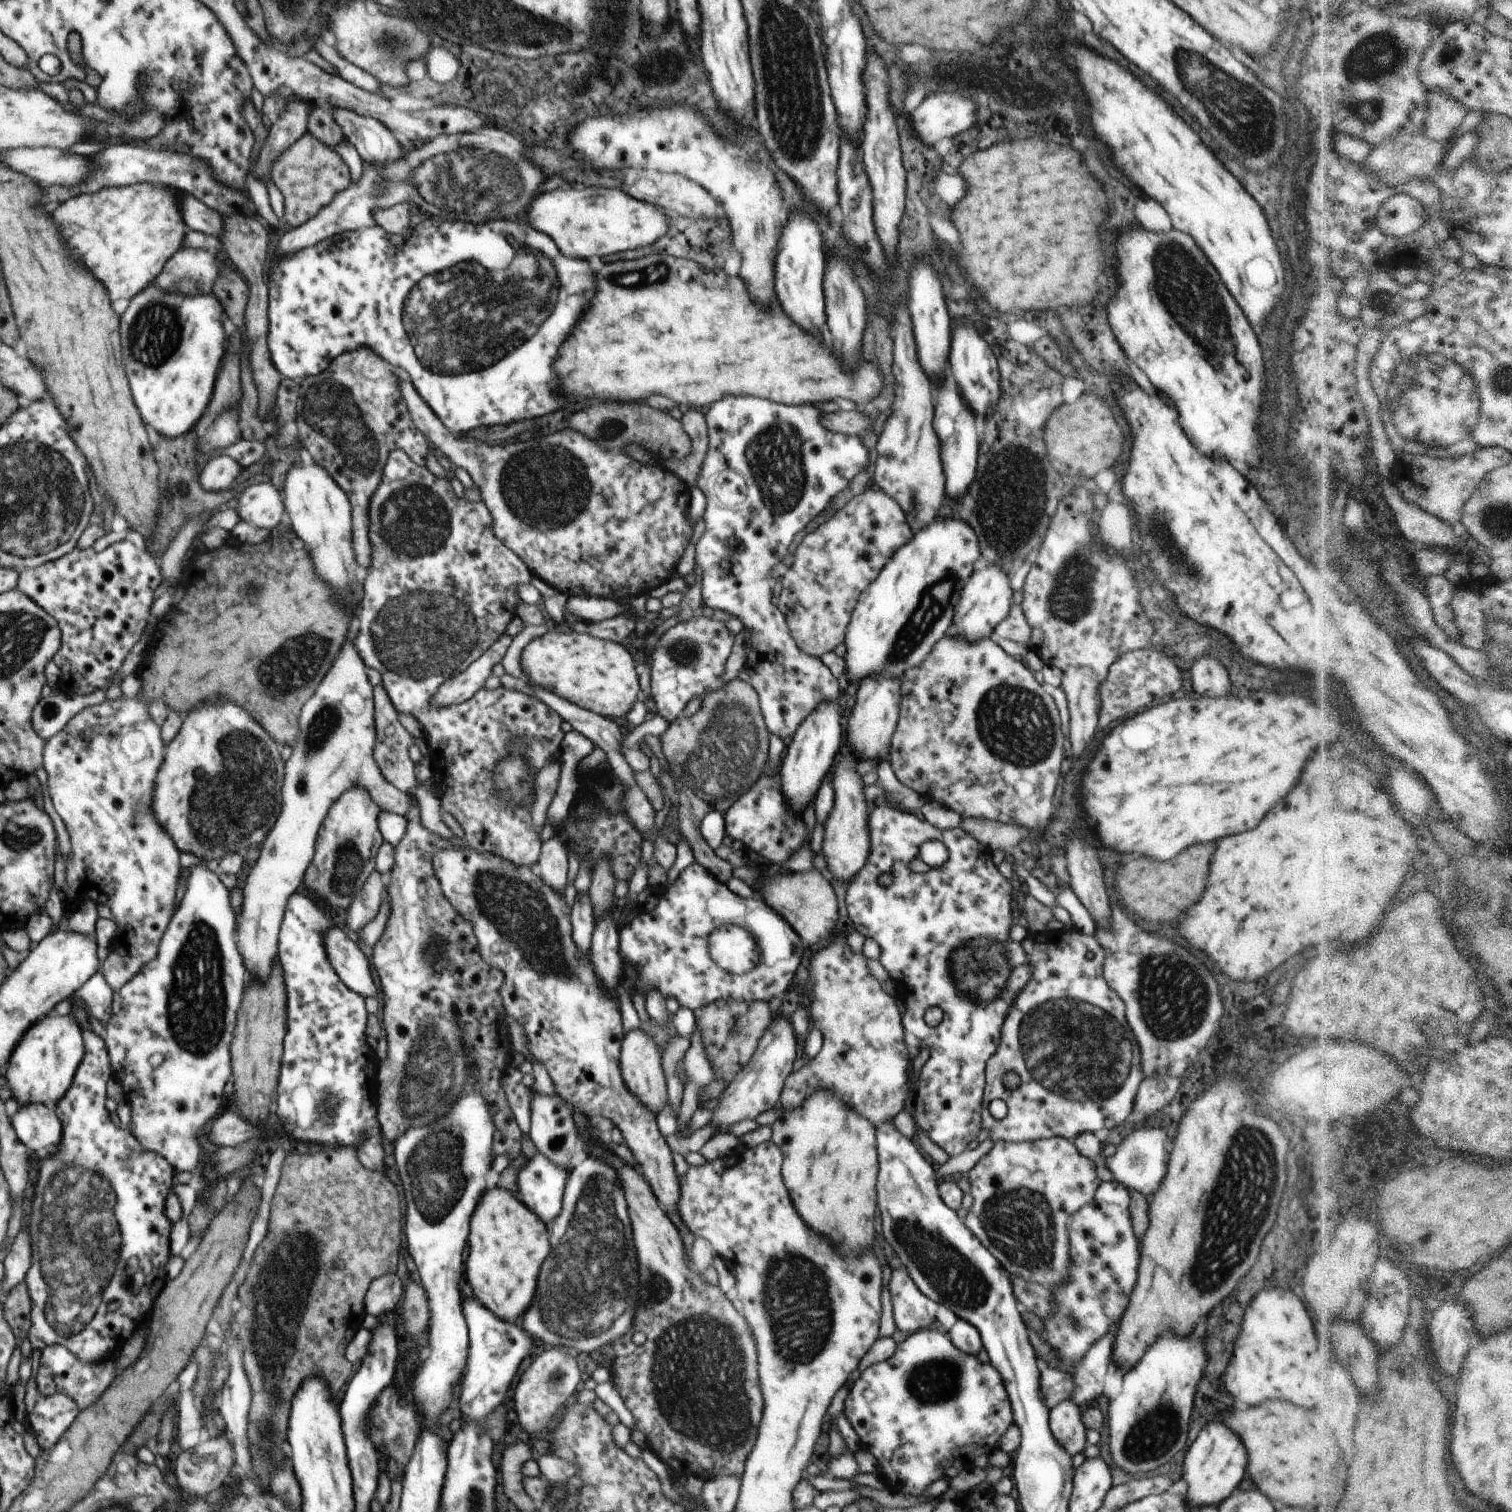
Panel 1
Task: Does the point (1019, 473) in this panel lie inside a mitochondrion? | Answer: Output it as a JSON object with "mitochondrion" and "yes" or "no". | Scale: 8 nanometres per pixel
{"mitochondrion":"yes"}

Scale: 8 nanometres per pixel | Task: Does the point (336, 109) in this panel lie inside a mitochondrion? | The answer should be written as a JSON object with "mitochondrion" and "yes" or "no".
{"mitochondrion":"no"}

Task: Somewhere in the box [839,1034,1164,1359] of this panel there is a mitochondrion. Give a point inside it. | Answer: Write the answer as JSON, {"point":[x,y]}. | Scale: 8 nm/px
{"point":[952,1276]}

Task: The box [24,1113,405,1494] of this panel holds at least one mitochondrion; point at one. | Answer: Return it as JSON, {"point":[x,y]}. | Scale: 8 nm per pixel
{"point":[79,1231]}

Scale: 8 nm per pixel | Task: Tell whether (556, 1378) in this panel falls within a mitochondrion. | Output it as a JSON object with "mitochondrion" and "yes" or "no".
{"mitochondrion":"yes"}

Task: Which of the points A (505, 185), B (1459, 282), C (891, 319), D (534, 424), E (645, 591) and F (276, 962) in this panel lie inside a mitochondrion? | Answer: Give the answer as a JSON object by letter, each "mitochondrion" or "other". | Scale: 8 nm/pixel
{"A":"mitochondrion","B":"other","C":"other","D":"other","E":"other","F":"other"}

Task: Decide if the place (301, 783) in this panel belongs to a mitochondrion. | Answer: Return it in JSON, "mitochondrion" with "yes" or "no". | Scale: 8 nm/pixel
{"mitochondrion":"yes"}

